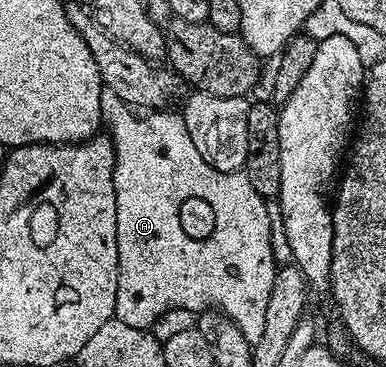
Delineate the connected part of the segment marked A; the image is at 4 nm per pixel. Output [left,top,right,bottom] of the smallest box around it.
[100,88,278,346]

